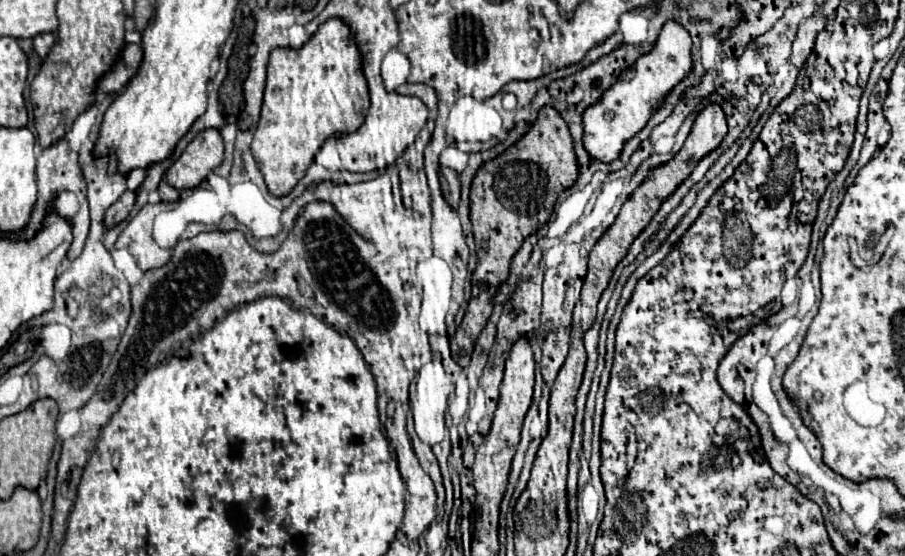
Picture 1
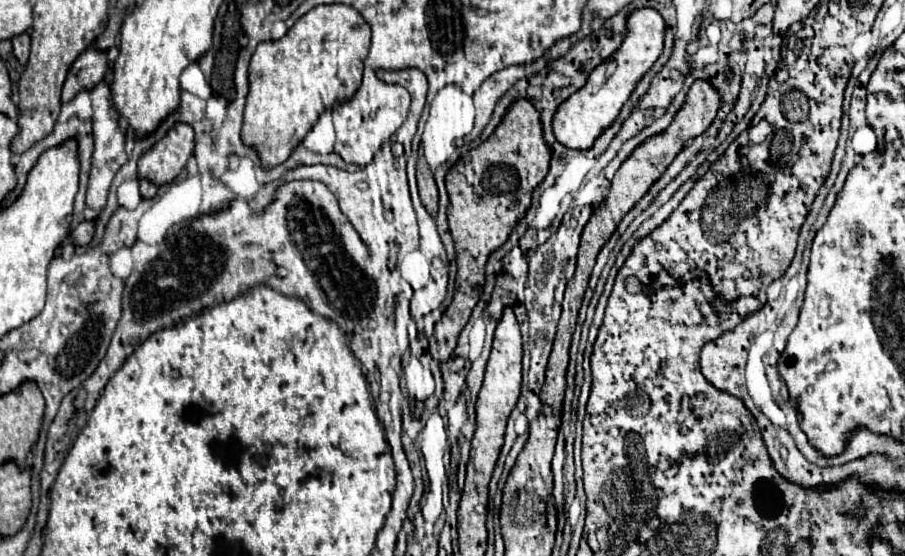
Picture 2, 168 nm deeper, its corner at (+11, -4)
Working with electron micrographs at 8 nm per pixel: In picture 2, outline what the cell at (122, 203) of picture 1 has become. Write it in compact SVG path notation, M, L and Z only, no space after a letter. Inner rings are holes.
M83 220L75 230L71 230L69 240L73 246L87 246L93 238L93 232L95 232L93 220Z

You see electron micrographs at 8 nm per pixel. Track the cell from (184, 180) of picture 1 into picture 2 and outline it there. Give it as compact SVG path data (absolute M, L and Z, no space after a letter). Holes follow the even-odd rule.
M177 122L157 144L153 144L137 162L139 178L155 186L171 182L187 164L193 154L193 128Z

